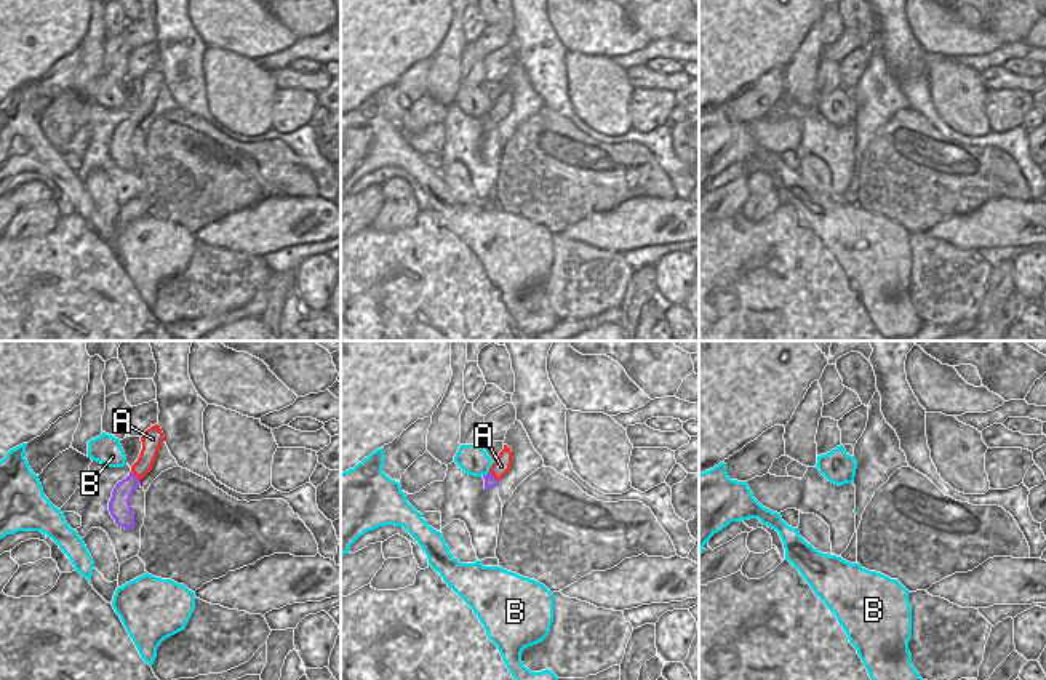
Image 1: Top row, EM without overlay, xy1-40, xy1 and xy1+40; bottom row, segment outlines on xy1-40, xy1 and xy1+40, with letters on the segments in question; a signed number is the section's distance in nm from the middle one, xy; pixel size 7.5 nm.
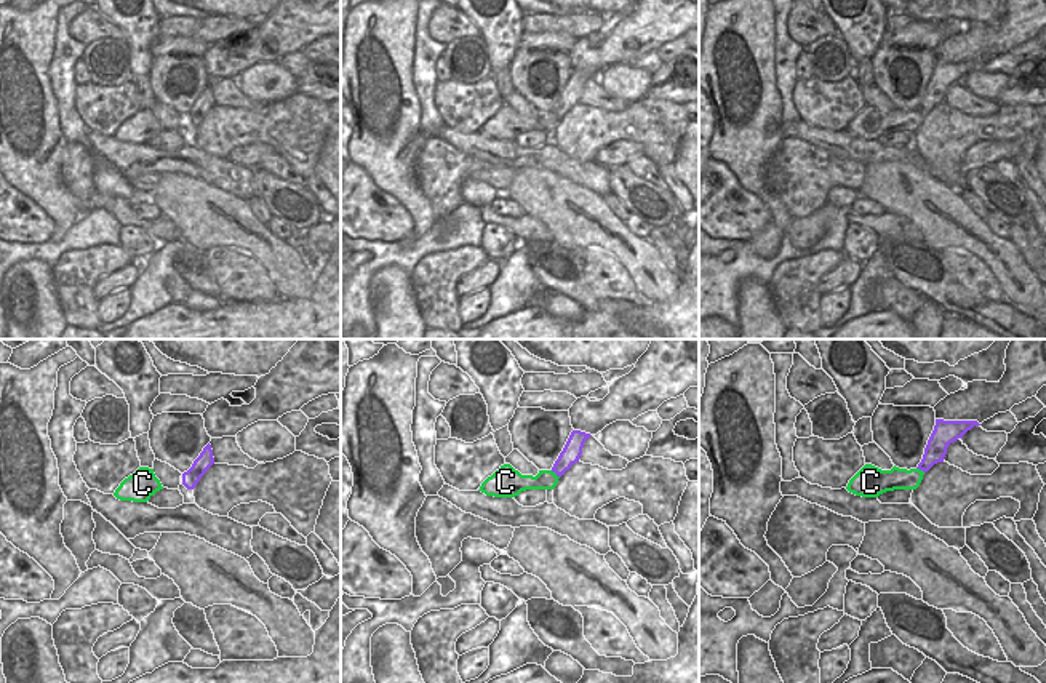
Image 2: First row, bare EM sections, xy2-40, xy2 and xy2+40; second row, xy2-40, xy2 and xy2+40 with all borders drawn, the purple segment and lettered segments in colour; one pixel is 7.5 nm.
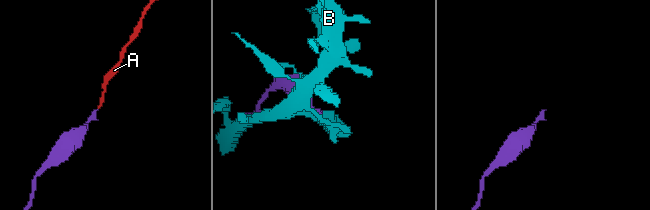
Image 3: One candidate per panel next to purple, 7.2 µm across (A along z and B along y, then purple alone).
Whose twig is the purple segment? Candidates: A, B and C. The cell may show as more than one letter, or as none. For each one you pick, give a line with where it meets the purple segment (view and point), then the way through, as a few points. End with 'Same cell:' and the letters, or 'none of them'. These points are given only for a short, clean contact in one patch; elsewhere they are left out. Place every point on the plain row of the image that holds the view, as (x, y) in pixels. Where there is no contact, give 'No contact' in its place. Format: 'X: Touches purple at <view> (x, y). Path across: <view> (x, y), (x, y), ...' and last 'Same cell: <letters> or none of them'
A: Touches purple at xy1-40 (136, 119). Path across: xy1-40 (120, 144), (122, 133), (136, 119), (143, 108)
Same cell: A

